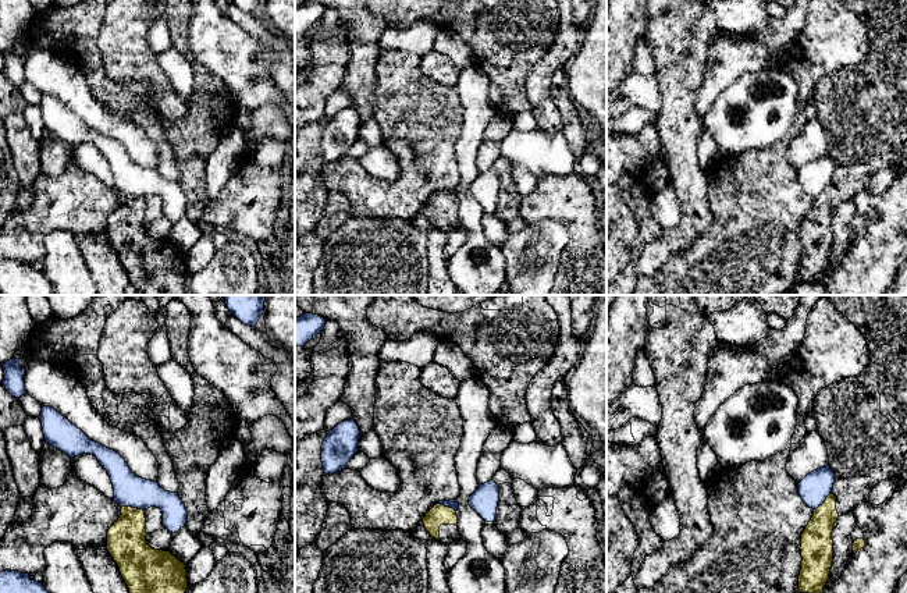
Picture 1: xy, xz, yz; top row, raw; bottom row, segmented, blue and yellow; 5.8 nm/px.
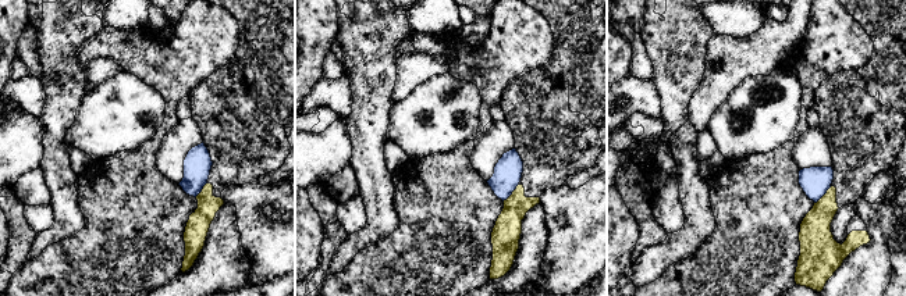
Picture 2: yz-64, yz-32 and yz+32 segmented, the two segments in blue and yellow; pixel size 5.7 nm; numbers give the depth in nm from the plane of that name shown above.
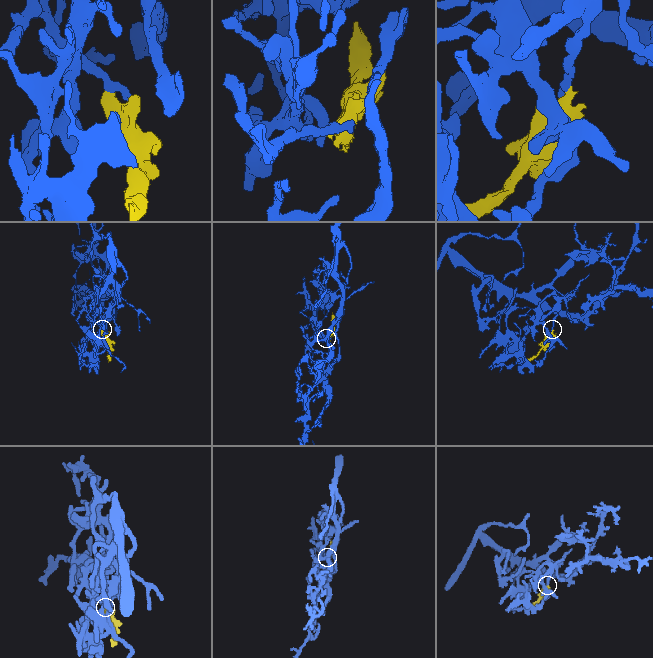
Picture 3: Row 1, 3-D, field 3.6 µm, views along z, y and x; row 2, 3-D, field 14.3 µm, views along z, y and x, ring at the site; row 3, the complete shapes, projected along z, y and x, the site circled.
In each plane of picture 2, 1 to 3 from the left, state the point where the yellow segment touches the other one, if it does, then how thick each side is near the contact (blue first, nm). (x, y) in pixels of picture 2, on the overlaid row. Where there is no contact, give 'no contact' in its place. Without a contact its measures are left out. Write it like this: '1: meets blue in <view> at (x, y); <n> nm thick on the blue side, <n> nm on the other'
1: meets blue in yz-64 at (202, 188); 160 nm thick on the blue side, 130 nm on the other
2: meets blue in yz-32 at (511, 193); 160 nm thick on the blue side, 170 nm on the other
3: meets blue in yz+32 at (823, 195); 170 nm thick on the blue side, 190 nm on the other

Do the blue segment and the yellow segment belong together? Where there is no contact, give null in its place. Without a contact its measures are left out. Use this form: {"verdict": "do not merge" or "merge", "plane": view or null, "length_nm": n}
{"verdict": "do not merge", "plane": "xy", "length_nm": 150}

